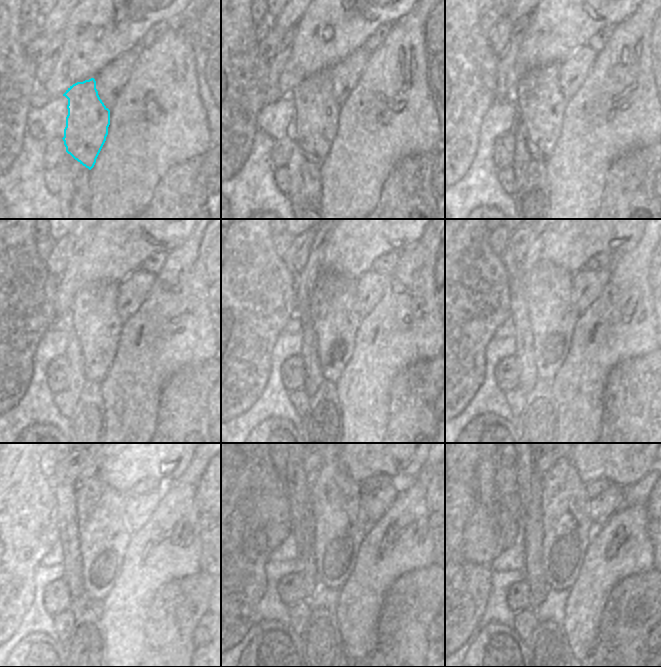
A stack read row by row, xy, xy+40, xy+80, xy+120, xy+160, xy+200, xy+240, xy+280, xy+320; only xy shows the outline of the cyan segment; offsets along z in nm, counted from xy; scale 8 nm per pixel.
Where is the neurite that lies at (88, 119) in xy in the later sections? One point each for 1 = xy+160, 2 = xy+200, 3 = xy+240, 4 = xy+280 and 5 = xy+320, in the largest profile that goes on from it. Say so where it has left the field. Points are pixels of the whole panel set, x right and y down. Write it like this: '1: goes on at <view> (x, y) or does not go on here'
1: goes on at xy+160 (323, 314)
2: goes on at xy+200 (552, 317)
3: goes on at xy+240 (105, 533)
4: goes on at xy+280 (340, 524)
5: goes on at xy+320 (566, 523)

